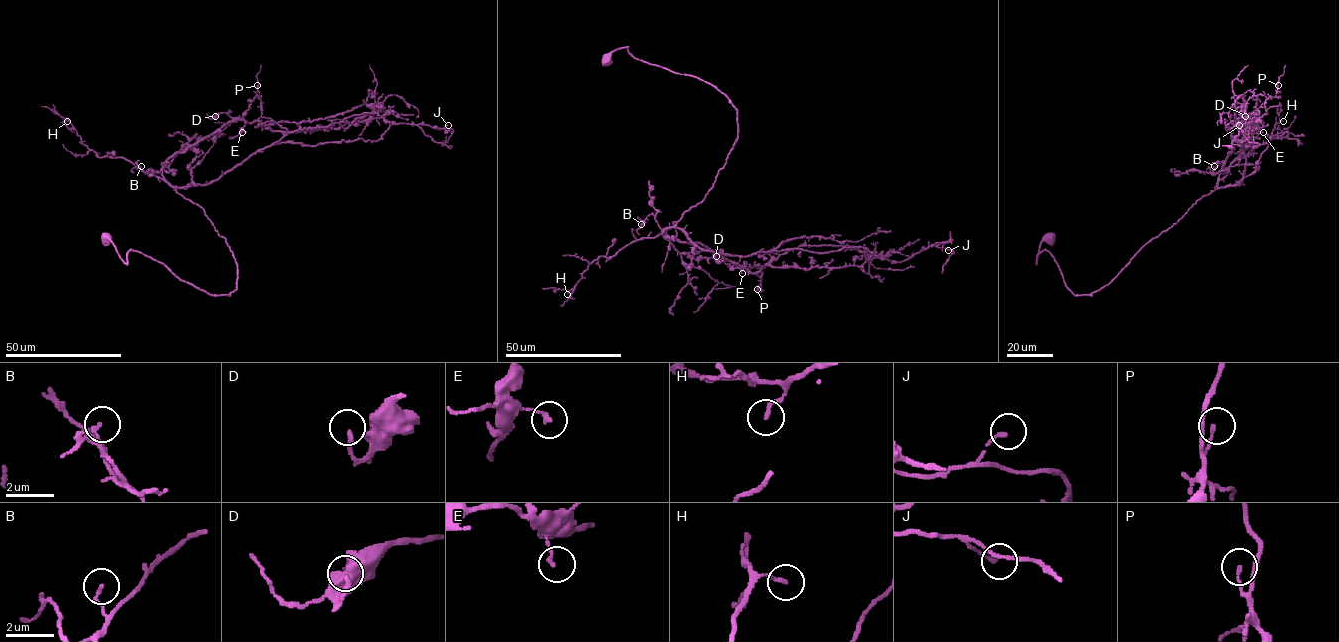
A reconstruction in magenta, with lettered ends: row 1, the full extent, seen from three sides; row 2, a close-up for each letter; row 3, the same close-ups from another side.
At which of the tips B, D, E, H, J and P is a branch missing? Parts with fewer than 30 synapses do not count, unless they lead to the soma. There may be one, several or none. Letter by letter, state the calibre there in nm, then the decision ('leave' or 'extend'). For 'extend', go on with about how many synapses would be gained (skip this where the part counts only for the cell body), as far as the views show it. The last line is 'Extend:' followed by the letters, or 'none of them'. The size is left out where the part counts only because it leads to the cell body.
B: 140 nm thick; leave
D: 170 nm thick; leave
E: 150 nm thick; leave
H: 150 nm thick; leave
J: 160 nm thick; leave
P: 140 nm thick; leave
Extend: none of them

